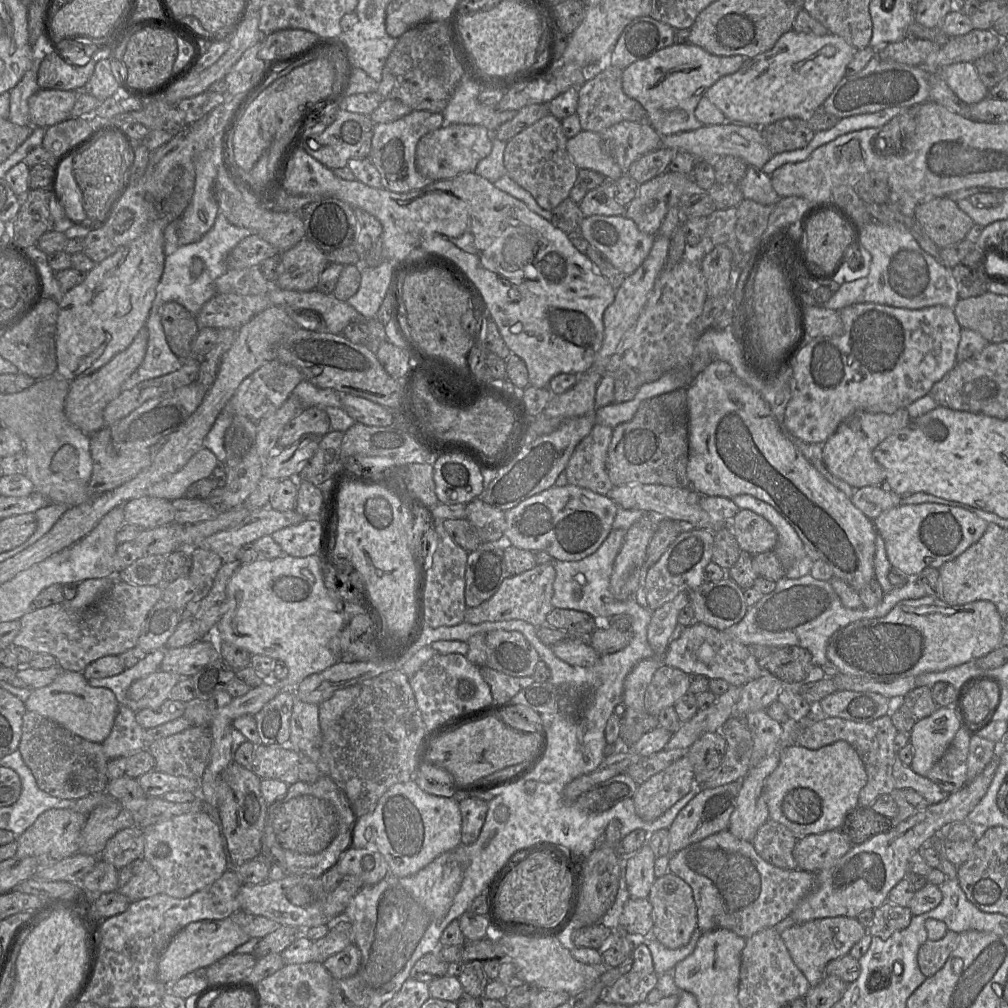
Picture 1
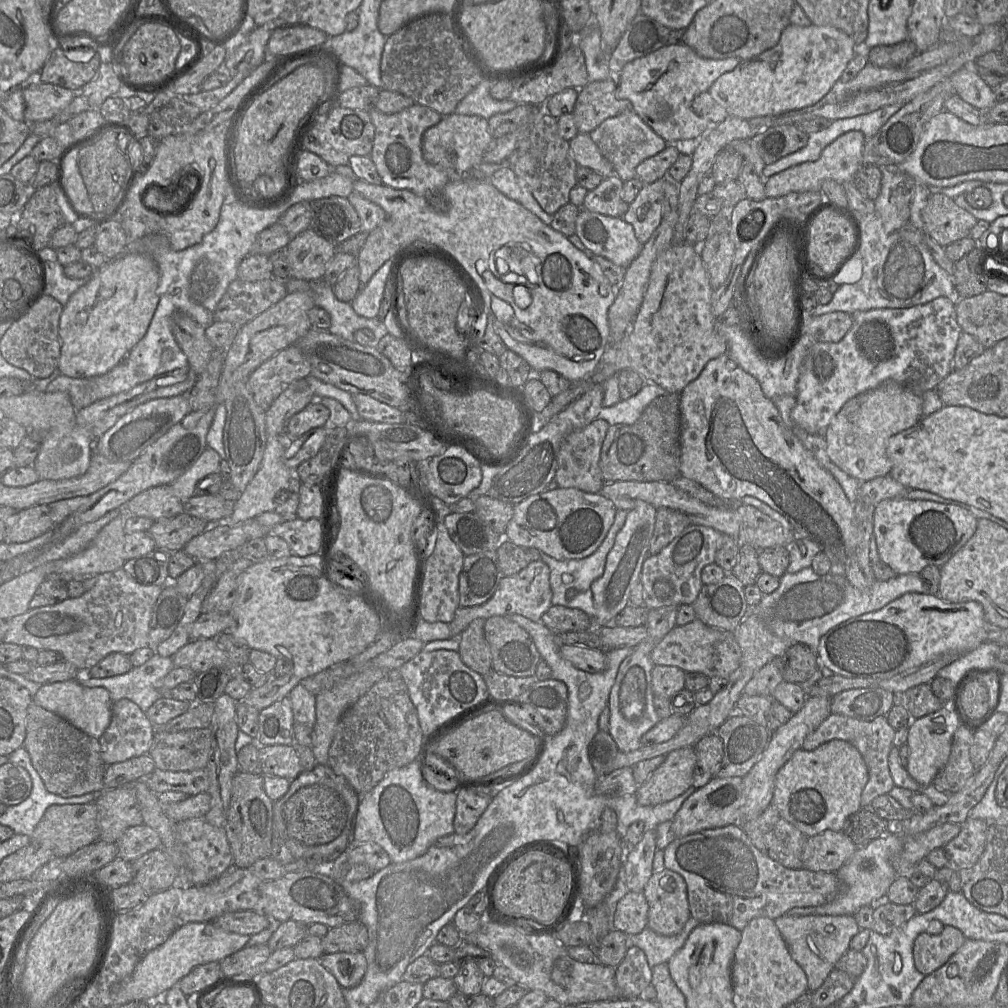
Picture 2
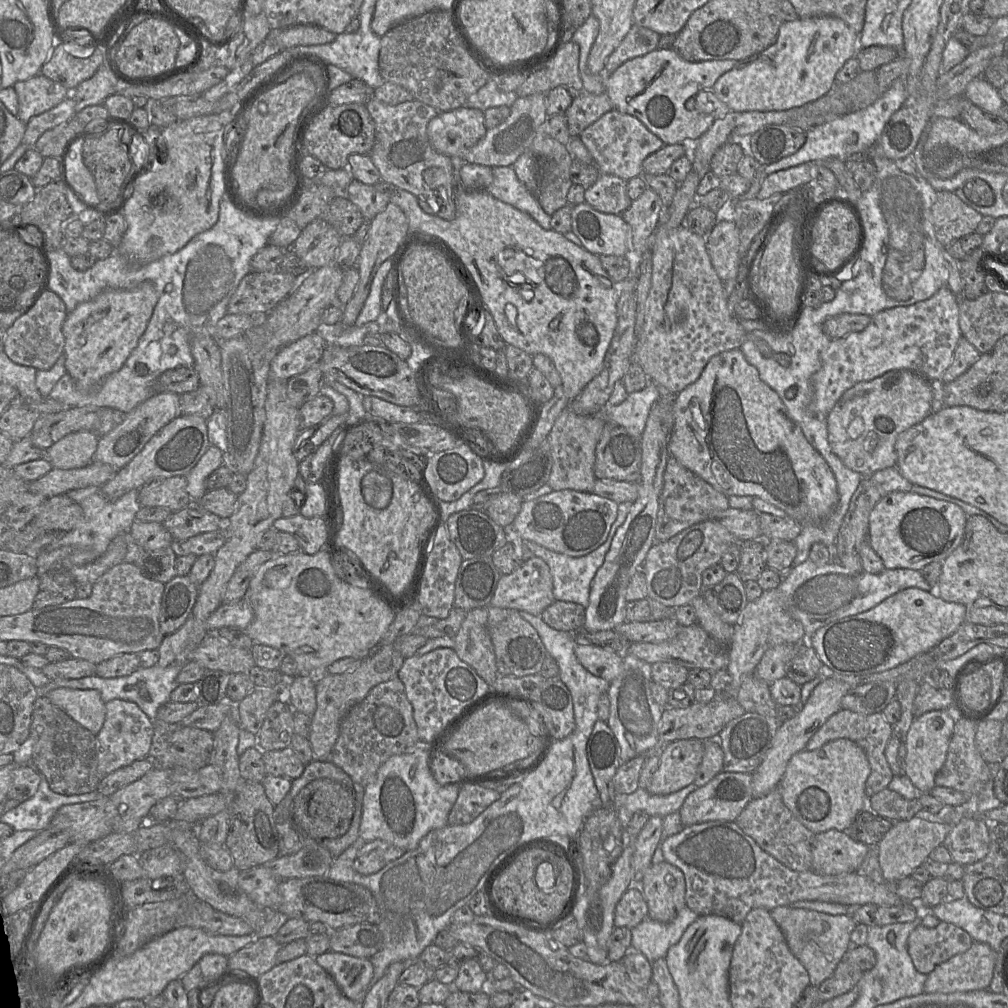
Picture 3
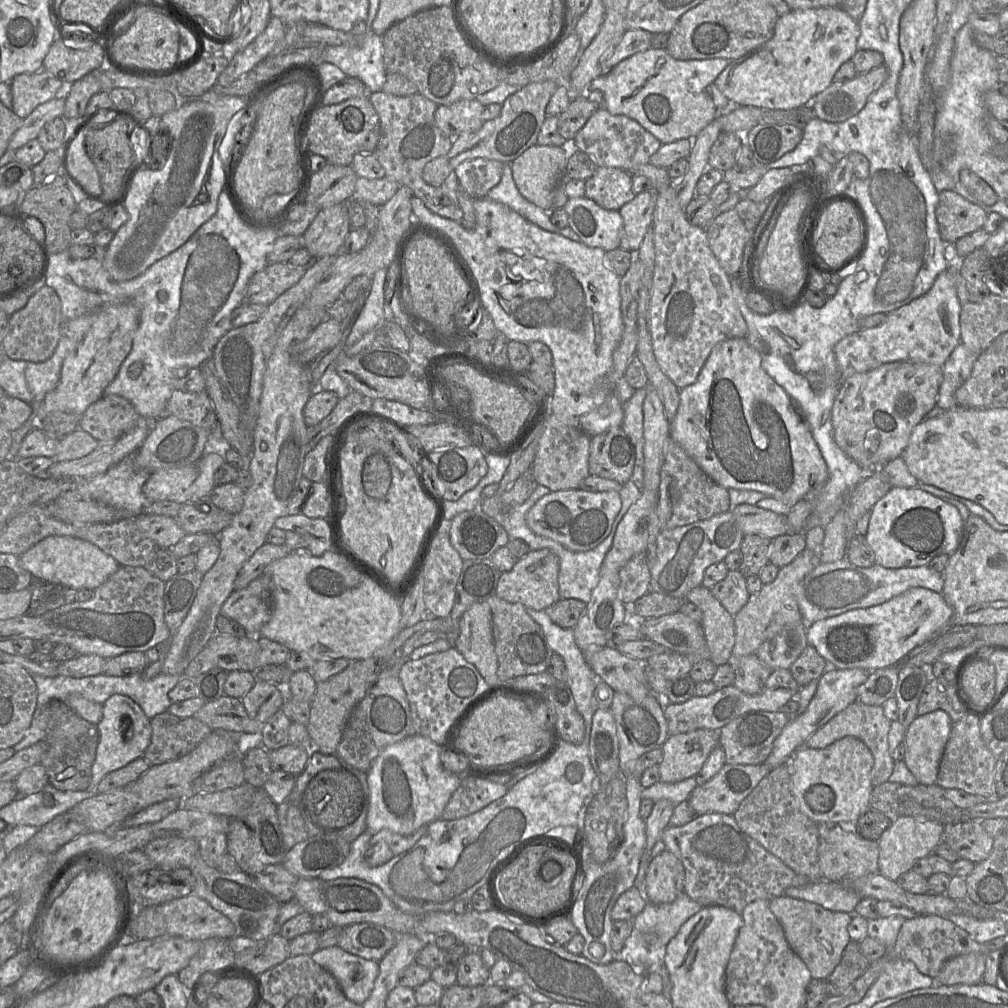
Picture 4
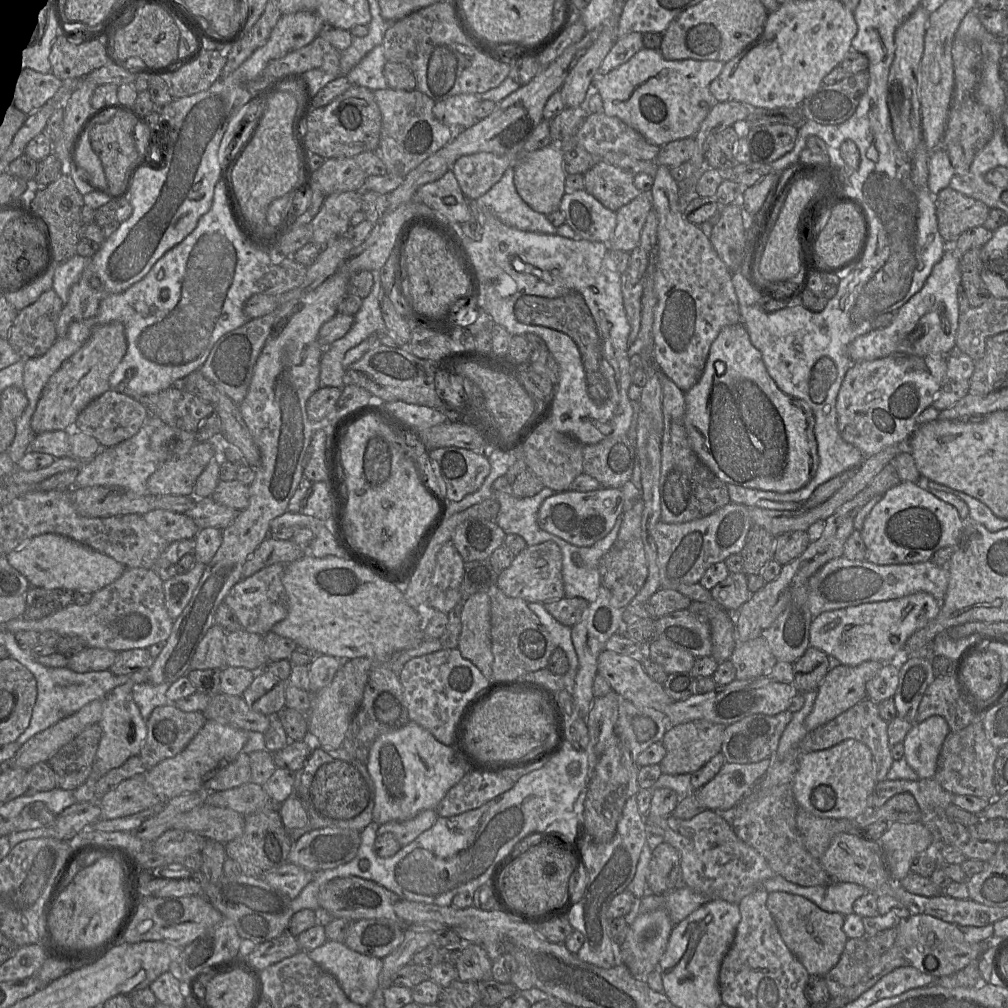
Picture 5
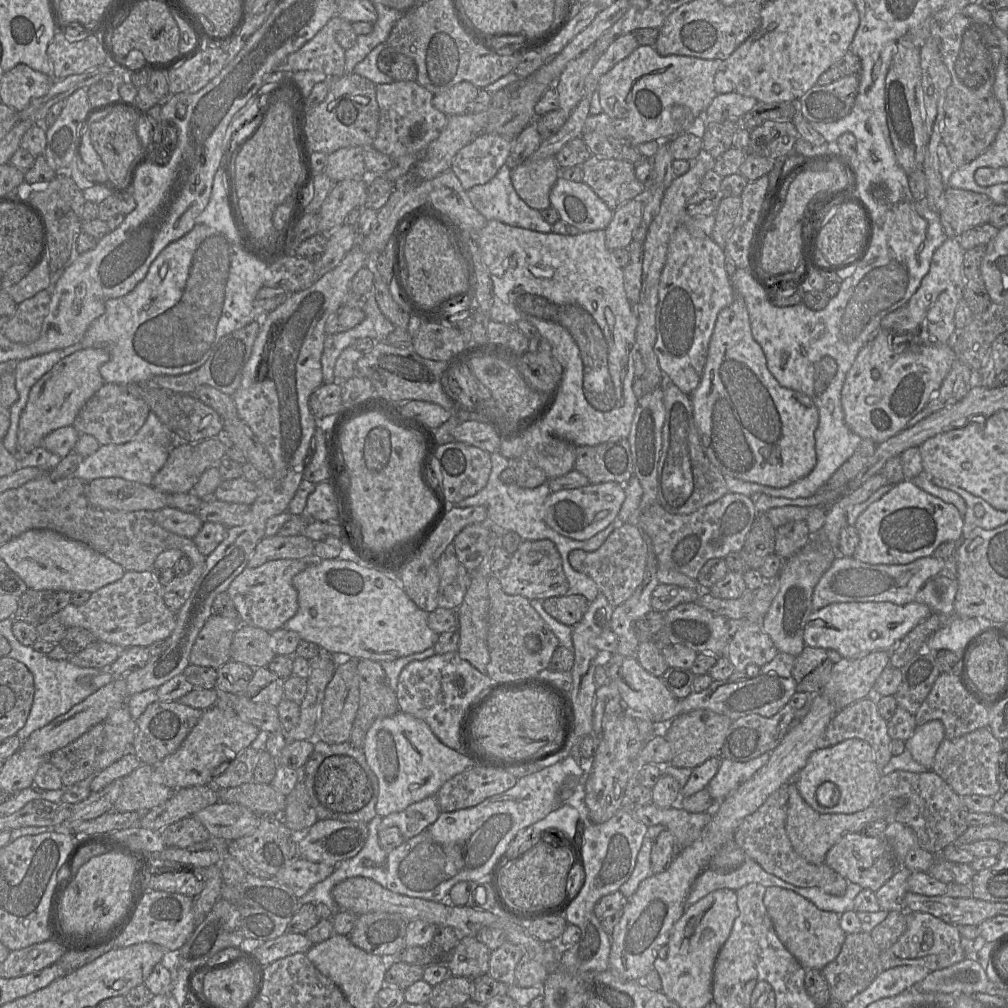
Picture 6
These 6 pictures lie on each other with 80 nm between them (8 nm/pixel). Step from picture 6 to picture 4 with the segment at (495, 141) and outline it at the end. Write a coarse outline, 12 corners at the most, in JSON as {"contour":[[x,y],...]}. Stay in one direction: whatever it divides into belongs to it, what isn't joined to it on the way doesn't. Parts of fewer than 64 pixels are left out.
{"contour":[[473,158],[455,168],[460,187],[484,198],[505,163]]}

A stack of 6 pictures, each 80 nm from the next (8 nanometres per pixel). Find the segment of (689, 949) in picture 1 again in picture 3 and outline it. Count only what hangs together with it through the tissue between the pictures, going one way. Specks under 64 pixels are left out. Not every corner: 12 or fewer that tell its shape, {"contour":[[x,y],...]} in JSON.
{"contour":[[688,906],[668,923],[646,917],[631,947],[652,967],[698,917]]}

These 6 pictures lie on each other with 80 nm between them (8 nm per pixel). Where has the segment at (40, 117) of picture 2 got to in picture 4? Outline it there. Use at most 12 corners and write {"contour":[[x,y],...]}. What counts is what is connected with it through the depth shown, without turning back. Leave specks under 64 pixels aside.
{"contour":[[45,70],[10,81],[12,110],[22,119],[66,90]]}

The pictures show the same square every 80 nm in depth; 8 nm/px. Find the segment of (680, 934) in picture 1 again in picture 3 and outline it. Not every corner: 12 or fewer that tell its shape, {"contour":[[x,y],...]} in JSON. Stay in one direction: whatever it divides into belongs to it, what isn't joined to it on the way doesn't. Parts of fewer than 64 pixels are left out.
{"contour":[[664,860],[640,880],[648,917],[668,923],[685,907],[684,873]]}

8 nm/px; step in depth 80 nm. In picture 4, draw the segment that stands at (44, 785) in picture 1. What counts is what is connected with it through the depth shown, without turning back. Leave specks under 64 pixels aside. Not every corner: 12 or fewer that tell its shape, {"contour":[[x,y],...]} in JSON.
{"contour":[[63,701],[46,706],[40,764],[60,791],[85,791],[99,732]]}

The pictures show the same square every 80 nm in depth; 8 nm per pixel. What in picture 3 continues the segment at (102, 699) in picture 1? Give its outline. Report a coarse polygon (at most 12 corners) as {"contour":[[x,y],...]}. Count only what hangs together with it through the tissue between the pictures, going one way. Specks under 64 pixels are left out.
{"contour":[[57,688],[46,697],[94,735],[106,708],[97,690]]}

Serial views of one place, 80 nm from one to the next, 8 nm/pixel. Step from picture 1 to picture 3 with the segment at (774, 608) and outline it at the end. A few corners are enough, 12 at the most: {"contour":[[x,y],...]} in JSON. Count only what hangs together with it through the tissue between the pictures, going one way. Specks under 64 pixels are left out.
{"contour":[[808,559],[783,574],[783,608],[818,629],[911,587],[919,570],[854,572]]}

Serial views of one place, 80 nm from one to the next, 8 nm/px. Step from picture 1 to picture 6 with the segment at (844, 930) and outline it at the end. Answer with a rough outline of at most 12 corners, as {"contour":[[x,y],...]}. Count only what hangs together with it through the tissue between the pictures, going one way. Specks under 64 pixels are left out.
{"contour":[[766,888],[779,940],[805,969],[822,970],[846,938],[839,914]]}

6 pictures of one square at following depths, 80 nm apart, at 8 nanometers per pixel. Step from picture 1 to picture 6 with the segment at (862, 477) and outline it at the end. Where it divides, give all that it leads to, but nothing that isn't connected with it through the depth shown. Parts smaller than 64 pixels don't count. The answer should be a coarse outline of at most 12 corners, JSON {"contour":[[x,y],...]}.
{"contour":[[879,329],[847,372],[848,428],[879,445],[940,389],[949,344]]}

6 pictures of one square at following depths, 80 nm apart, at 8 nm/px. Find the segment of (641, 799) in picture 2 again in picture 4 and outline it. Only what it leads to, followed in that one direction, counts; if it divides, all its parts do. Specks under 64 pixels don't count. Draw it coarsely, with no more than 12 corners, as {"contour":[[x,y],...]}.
{"contour":[[701,728],[669,735],[659,781],[695,776],[719,745]]}

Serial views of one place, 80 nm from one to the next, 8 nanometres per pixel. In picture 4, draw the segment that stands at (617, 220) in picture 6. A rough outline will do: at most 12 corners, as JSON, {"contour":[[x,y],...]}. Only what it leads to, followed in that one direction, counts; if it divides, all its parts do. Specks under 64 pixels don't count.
{"contour":[[657,192],[637,194],[618,211],[619,248],[636,253],[653,222]]}

